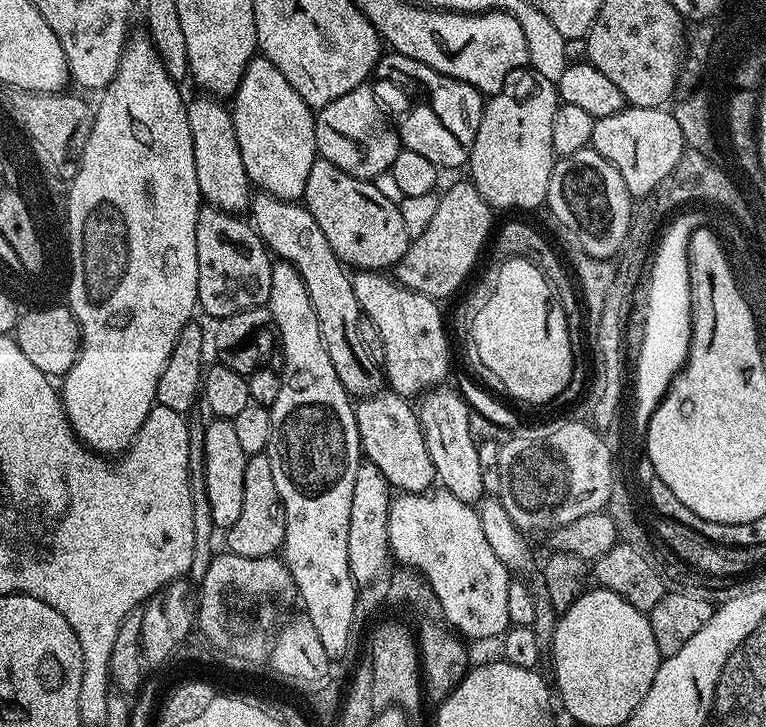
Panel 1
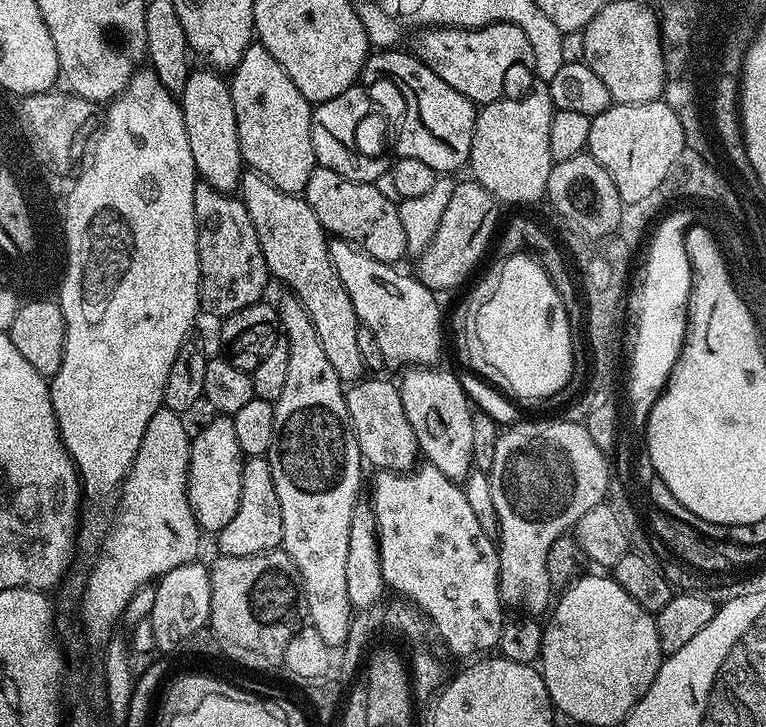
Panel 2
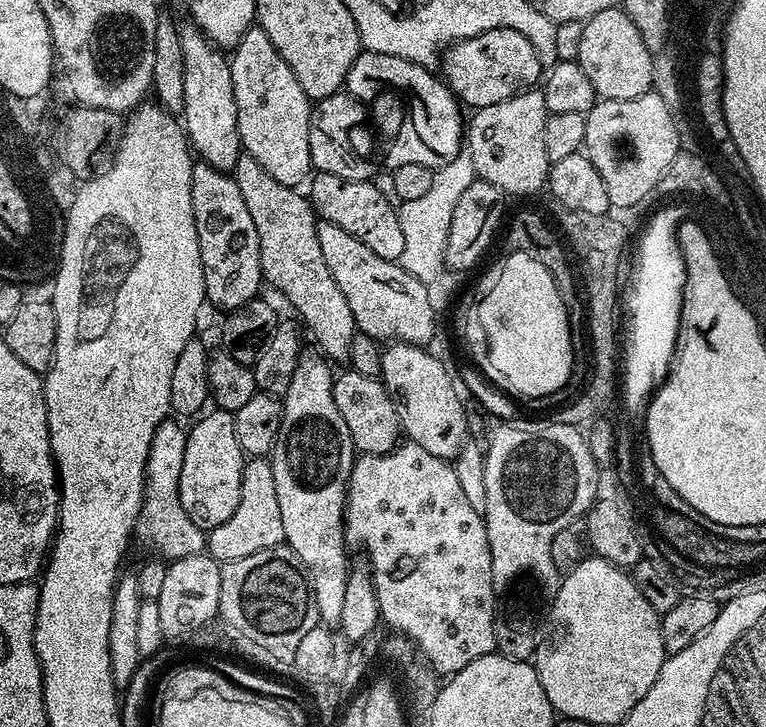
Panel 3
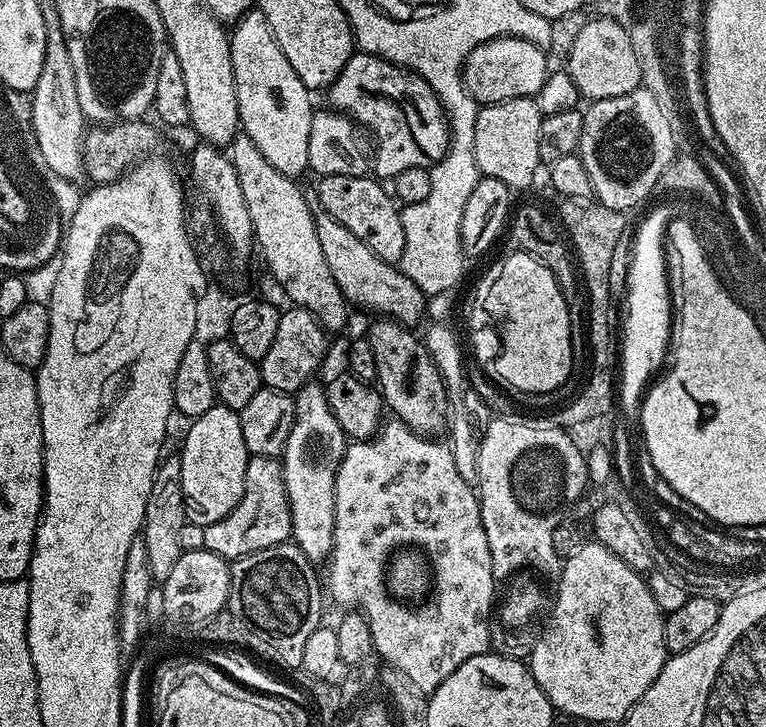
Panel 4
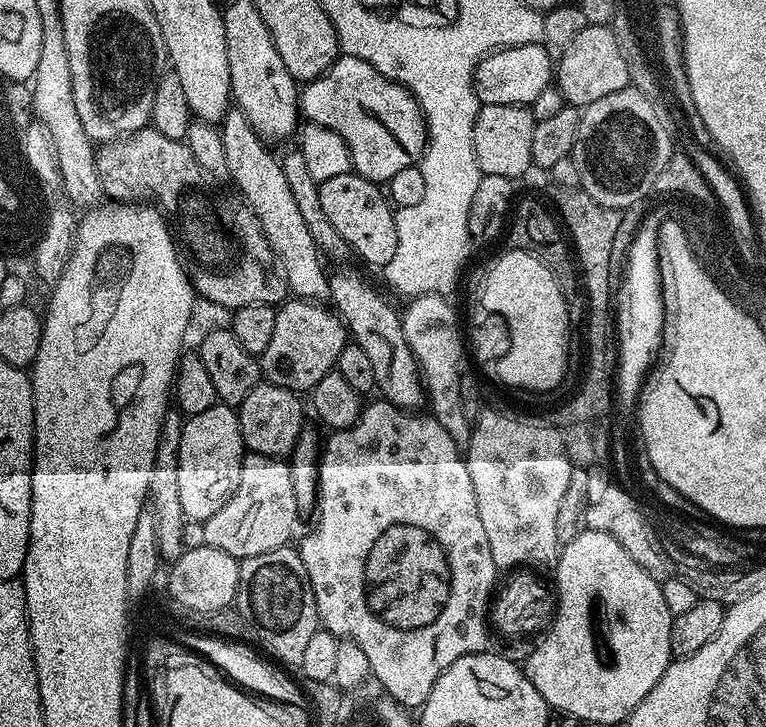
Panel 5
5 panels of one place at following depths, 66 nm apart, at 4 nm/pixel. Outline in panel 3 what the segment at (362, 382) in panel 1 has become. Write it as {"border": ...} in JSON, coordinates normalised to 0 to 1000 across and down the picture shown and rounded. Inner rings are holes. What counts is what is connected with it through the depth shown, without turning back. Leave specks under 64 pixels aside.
{"border":[[[322,212],[311,217],[305,246],[311,261],[316,261],[326,300],[332,300],[332,316],[337,316],[346,387],[351,392],[355,389],[376,411],[377,421],[388,429],[385,433],[394,442],[401,461],[402,457],[407,461],[409,470],[414,473],[411,477],[430,497],[453,497],[457,470],[467,453],[457,415],[452,415],[452,404],[441,399],[441,388],[436,388],[436,377],[431,377],[431,366],[426,366],[426,355],[420,355],[413,315],[415,298],[403,271],[390,270],[393,265],[388,260],[368,256],[368,250],[352,245],[338,223]]]}

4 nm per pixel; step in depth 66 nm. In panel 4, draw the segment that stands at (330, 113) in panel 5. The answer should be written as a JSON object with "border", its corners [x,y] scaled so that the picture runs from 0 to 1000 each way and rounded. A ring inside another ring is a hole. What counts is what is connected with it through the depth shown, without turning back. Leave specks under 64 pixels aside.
{"border":[[[461,70],[452,91],[446,91],[446,102],[441,102],[441,107],[436,107],[433,117],[427,121],[426,132],[437,153],[470,173],[480,165],[480,132],[497,132],[501,138],[512,138],[517,147],[512,154],[517,177],[513,179],[496,221],[488,226],[492,243],[510,245],[525,239],[525,234],[559,231],[570,226],[582,212],[587,183],[580,162],[580,150],[569,139],[564,120],[551,106],[534,102],[529,95],[510,88],[508,83],[486,77],[482,72]]]}

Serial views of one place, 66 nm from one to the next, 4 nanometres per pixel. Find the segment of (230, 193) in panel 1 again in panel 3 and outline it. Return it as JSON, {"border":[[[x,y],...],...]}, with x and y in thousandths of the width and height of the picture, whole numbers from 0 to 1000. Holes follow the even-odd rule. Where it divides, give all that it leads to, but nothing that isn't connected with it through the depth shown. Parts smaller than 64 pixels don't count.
{"border":[[[251,30],[234,34],[238,85],[243,89],[243,146],[238,175],[255,213],[287,237],[302,238],[316,213],[311,184],[311,146],[305,140],[305,107],[299,78],[266,50]]]}

